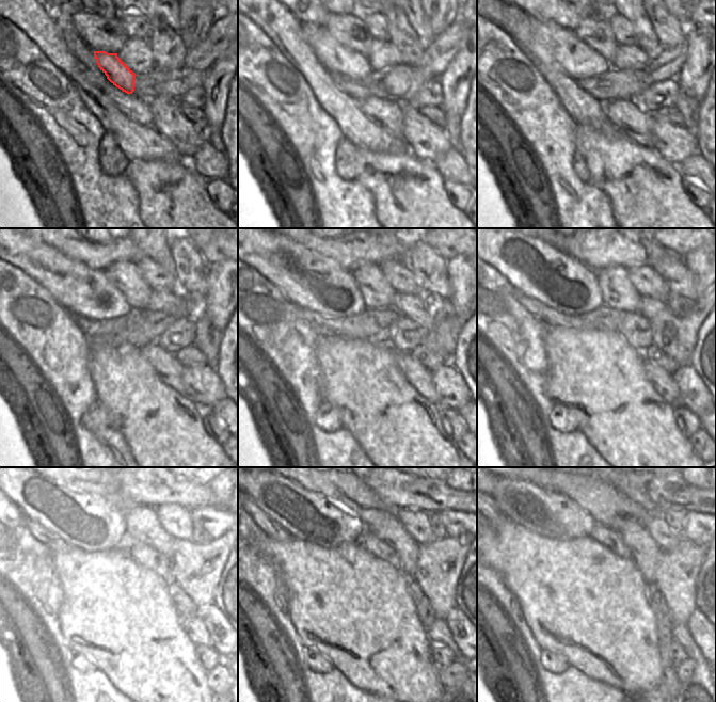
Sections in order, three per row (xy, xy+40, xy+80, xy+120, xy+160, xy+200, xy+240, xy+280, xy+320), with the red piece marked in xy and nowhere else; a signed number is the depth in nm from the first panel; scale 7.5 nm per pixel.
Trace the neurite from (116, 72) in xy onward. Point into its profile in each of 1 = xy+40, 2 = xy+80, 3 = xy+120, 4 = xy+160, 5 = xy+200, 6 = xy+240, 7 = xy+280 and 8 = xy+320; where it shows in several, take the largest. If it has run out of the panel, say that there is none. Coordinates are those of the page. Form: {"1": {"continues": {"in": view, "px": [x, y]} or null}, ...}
{"1": {"continues": {"in": "xy+40", "px": [338, 60]}}, "2": {"continues": {"in": "xy+80", "px": [551, 43]}}, "3": {"continues": {"in": "xy+120", "px": [85, 291]}}, "4": {"continues": {"in": "xy+160", "px": [327, 288]}}, "5": {"continues": {"in": "xy+200", "px": [571, 287]}}, "6": {"continues": {"in": "xy+240", "px": [92, 525]}}, "7": {"continues": {"in": "xy+280", "px": [327, 524]}}, "8": {"continues": {"in": "xy+320", "px": [565, 520]}}}

